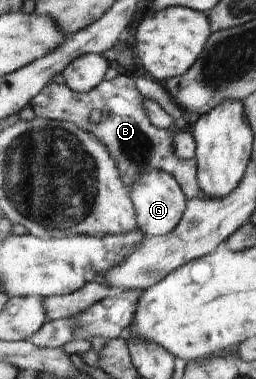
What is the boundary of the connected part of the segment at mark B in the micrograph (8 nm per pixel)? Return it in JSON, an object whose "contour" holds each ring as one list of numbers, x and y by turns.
{"contour":[[121,70,114,79,104,79,96,88,82,93,74,92,64,83,51,81,32,97,29,105,36,117,68,121,88,133,93,133,113,155,128,188,132,188,132,184,142,172,160,170,175,177,188,198,204,199,205,192,197,180,197,160,182,160,177,155,173,145,175,128,160,129,152,123,144,105,144,97,134,86,133,78,133,73]]}

